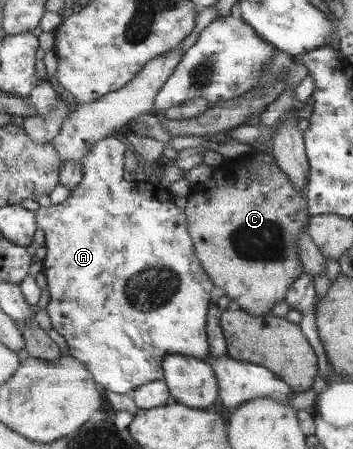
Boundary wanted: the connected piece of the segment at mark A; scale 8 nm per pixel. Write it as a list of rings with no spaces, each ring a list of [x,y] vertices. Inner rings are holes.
[[[117,137],[103,139],[93,145],[93,149],[82,160],[84,178],[79,187],[75,187],[64,202],[48,207],[39,207],[36,211],[38,229],[45,235],[46,256],[43,259],[43,274],[47,278],[47,289],[50,300],[45,311],[51,316],[54,330],[57,331],[68,344],[68,355],[76,357],[85,363],[85,367],[93,373],[102,389],[108,389],[121,395],[133,392],[146,383],[165,379],[163,361],[167,355],[187,355],[205,360],[210,355],[211,344],[208,336],[208,316],[211,309],[211,291],[215,289],[215,282],[206,273],[199,256],[195,254],[193,238],[189,231],[185,208],[177,207],[171,200],[161,201],[157,191],[137,191],[135,185],[123,179],[125,173],[125,143]]]

